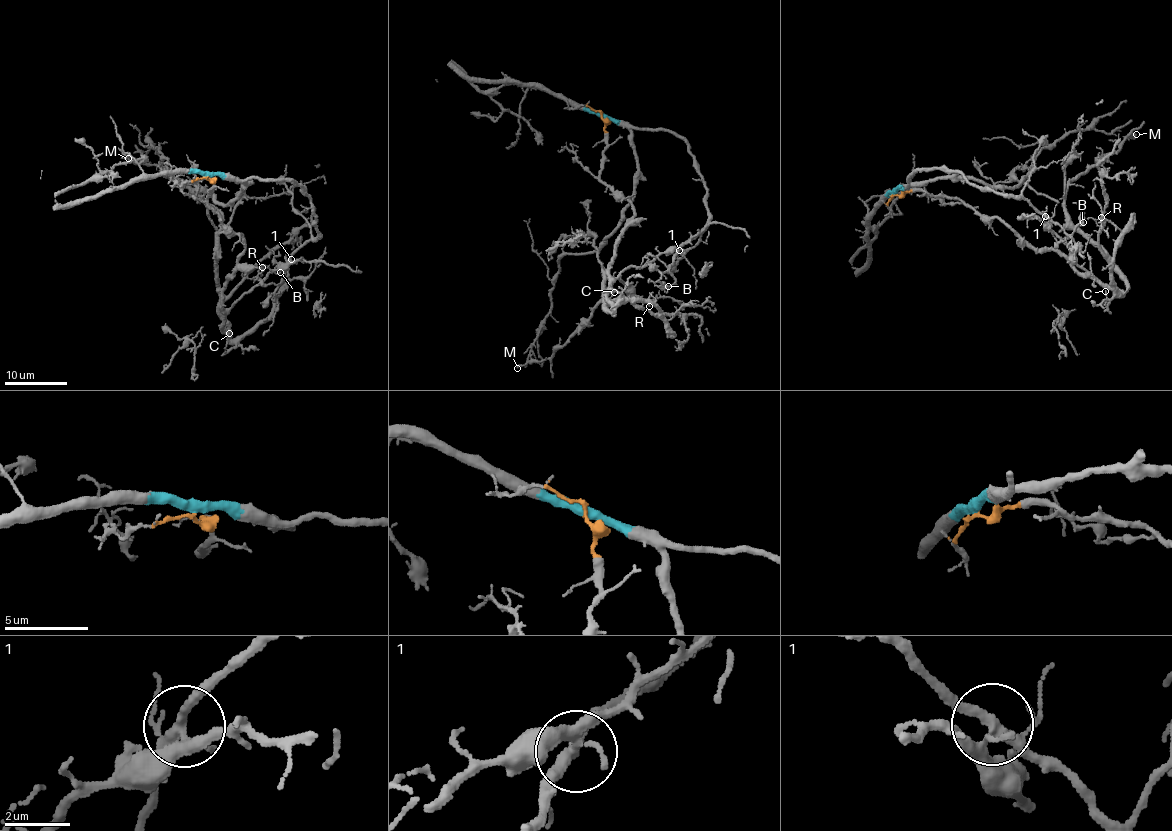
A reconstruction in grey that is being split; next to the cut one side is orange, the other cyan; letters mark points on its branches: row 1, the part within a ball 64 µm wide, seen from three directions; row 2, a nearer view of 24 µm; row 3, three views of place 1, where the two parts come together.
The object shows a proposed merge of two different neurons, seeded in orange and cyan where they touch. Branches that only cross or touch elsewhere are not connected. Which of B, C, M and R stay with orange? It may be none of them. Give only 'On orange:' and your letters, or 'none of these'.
On orange: C, M, R

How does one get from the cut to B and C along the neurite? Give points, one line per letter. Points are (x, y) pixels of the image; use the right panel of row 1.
B: (896, 193), (920, 170), (952, 170), (974, 184), (1031, 202), (1069, 235), (1081, 215), (1082, 226), (1083, 221)
C: (896, 193), (960, 199), (1121, 292), (1108, 306), (1105, 290)

